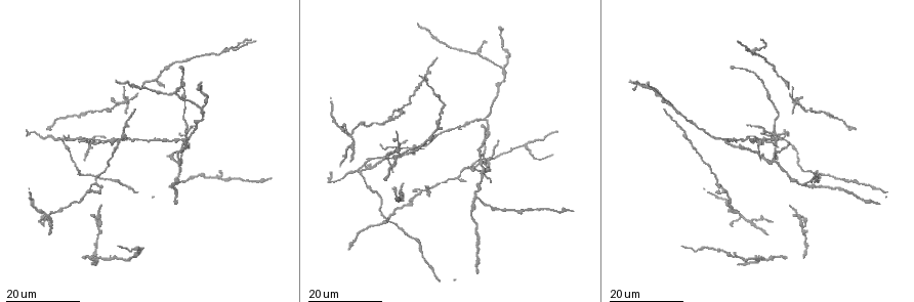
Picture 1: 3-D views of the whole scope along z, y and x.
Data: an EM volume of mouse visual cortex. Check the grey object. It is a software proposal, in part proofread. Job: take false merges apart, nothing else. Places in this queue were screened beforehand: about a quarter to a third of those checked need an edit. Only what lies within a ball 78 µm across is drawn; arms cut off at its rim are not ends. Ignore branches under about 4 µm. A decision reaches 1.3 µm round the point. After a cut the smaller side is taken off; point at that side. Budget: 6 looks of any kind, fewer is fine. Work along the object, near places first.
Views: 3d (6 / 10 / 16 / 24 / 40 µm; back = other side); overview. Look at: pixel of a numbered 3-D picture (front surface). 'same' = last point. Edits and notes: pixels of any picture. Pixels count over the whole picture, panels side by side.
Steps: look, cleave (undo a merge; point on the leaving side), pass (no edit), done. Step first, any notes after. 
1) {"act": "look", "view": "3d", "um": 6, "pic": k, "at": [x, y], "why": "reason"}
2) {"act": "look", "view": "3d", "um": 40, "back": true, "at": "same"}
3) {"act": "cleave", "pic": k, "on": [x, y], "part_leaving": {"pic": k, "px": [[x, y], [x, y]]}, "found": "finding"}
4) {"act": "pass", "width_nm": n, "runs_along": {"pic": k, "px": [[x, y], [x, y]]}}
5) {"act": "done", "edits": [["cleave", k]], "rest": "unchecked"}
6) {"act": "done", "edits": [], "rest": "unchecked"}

{"act": "look", "view": "3d", "um": 24, "pic": 1, "at": [780, 139], "why": "a fork"}

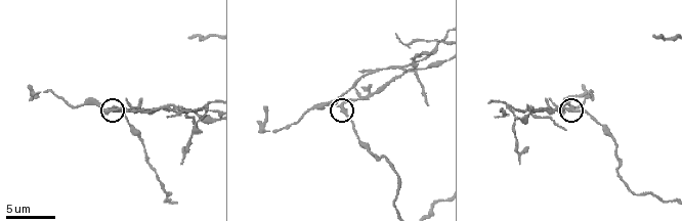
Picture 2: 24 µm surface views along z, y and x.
{"act": "look", "view": "3d", "um": 6, "pic": 2, "at": [344, 109], "why": "closer look"}

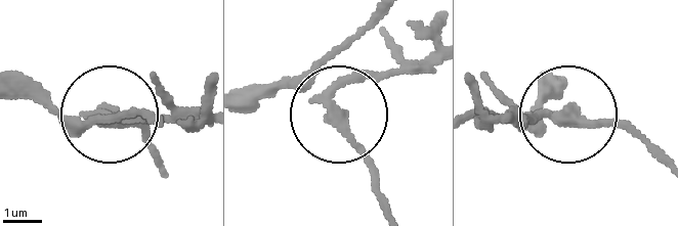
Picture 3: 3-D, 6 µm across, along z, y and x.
{"act": "cleave", "pic": 3, "on": [363, 145], "side_arm_um": 13, "arms": 3, "found": "a second neuron is stuck on"}

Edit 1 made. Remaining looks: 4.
{"act": "look", "view": "3d", "um": 16, "pic": 1, "at": [751, 51], "why": "three arms meet"}

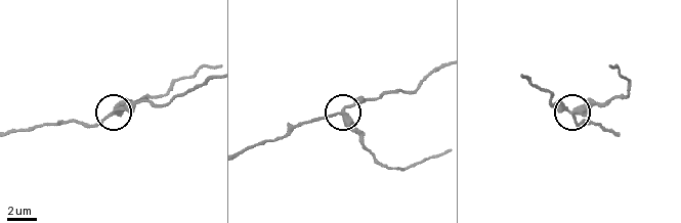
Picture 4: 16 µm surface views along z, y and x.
{"act": "look", "view": "3d", "um": 10, "pic": 4, "at": [347, 113], "why": "closer look"}

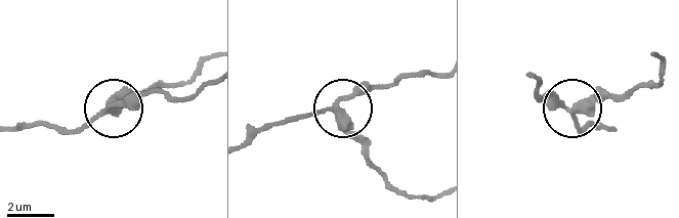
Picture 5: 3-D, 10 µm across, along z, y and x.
{"act": "pass", "arms": 3, "found": "continuous, no second neuron"}

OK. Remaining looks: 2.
{"act": "look", "view": "3d", "um": 16, "pic": 2, "at": [525, 109], "why": "four-way junction"}

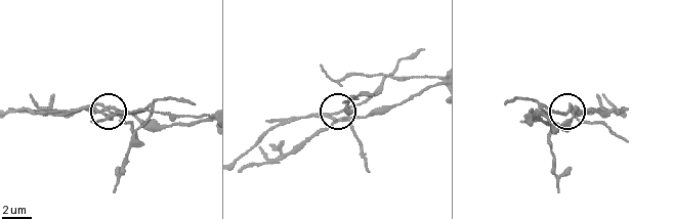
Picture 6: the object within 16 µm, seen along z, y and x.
{"act": "cleave", "pic": 6, "on": [101, 104], "side_arm_um": 10, "part_leaving": {"pic": 6, "px": [[347, 118], [311, 115], [279, 119], [242, 154]]}, "found": "a second neuron is stuck on"}

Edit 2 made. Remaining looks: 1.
{"act": "done", "edits": [["cleave", 3], ["cleave", 6]], "rest": "unchecked"}

